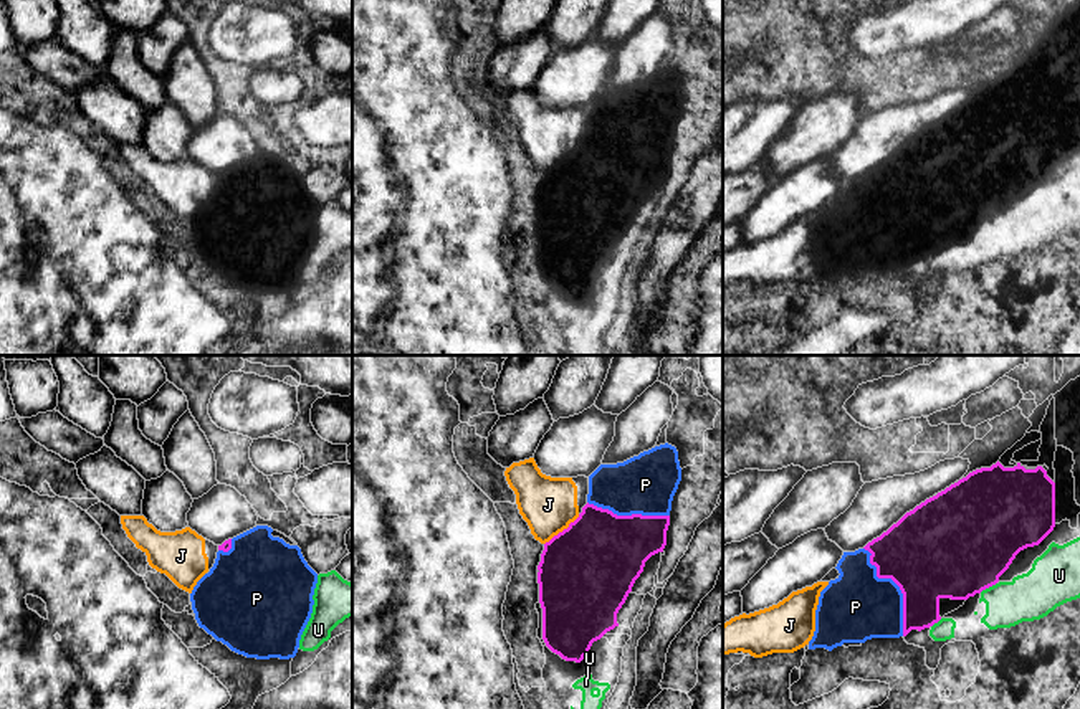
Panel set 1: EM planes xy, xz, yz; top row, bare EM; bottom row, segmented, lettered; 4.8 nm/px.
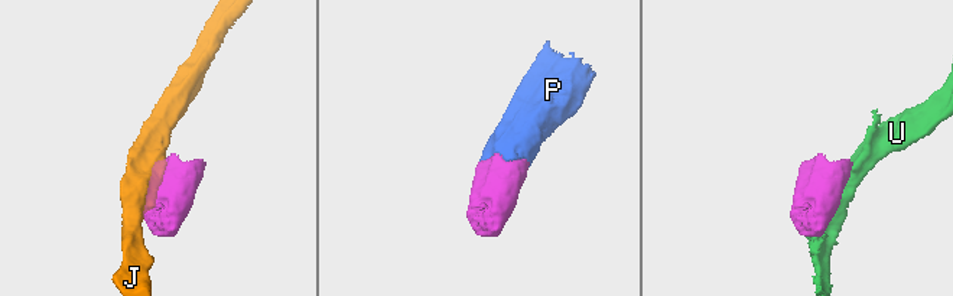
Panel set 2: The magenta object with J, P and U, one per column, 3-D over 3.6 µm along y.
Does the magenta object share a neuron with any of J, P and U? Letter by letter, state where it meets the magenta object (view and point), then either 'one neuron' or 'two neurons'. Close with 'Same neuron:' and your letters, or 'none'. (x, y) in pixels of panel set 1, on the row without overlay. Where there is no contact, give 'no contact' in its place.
J: xz (563, 161) | two neurons
P: yz (898, 215) | one neuron
U: yz (988, 217) | two neurons
Same neuron: P

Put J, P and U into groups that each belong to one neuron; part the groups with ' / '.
J / P / U

